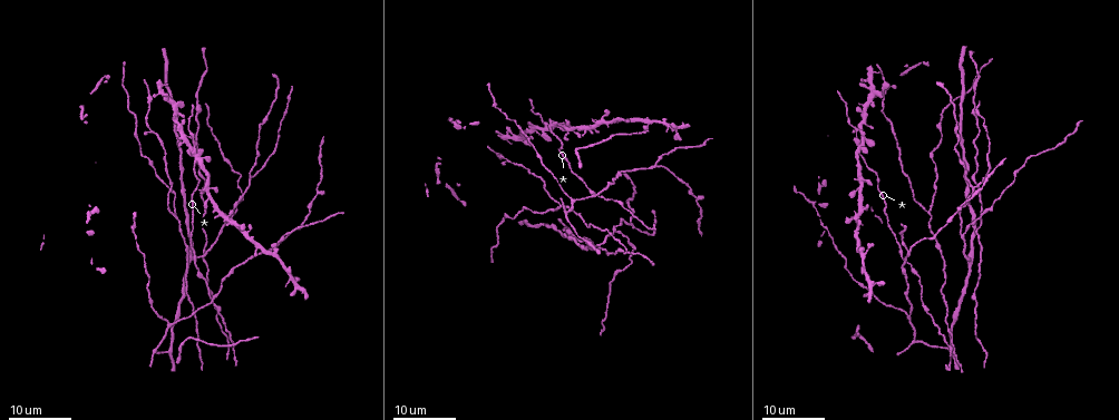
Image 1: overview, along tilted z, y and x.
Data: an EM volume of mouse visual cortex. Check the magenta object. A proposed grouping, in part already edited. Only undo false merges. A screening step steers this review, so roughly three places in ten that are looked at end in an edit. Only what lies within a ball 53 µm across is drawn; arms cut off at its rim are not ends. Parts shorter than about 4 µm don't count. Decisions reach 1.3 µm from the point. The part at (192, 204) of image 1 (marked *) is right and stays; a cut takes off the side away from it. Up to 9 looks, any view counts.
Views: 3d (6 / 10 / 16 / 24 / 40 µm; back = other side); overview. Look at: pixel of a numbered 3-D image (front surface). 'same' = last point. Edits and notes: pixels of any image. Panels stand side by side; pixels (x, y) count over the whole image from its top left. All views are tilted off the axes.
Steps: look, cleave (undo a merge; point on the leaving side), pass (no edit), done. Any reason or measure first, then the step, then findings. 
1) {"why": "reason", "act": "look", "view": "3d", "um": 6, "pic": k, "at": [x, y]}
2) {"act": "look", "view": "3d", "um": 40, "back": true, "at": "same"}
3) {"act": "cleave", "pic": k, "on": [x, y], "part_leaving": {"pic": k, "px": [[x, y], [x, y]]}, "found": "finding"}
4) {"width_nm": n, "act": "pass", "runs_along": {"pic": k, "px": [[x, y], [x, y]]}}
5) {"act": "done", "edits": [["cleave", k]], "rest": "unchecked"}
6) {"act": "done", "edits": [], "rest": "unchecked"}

{"why": "two arms in line, one across", "act": "look", "view": "3d", "um": 24, "pic": 1, "at": [223, 228]}

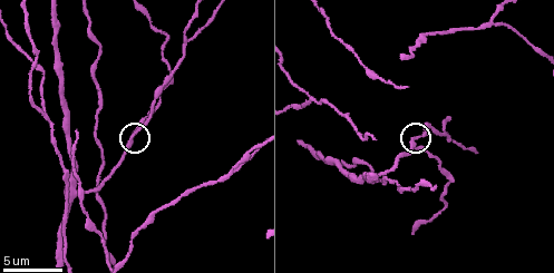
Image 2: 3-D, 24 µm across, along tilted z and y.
{"why": "zoom in", "act": "look", "view": "3d", "um": 6, "pic": 2, "at": [413, 142]}

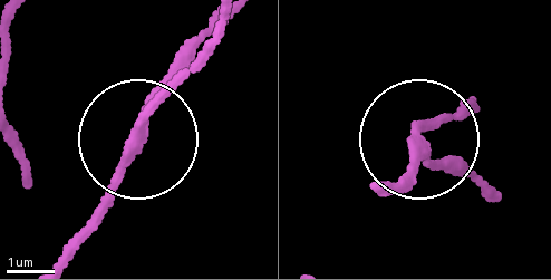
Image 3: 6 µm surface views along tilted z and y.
{"arms": 3, "act": "pass", "runs_along": {"pic": 3, "px": [[385, 198], [400, 189], [414, 142], [475, 181]]}, "found": "all the same cell"}

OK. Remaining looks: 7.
{"why": "three-way junction", "act": "look", "view": "3d", "um": 10, "pic": 2, "at": [188, 42]}

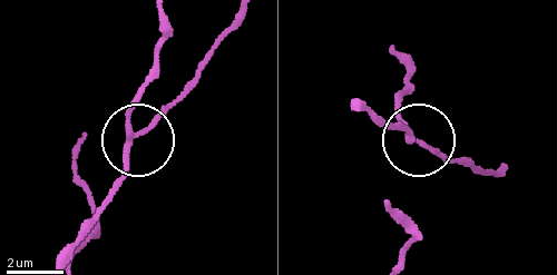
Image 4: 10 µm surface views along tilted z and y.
{"act": "look", "view": "3d", "um": 6, "at": "same"}

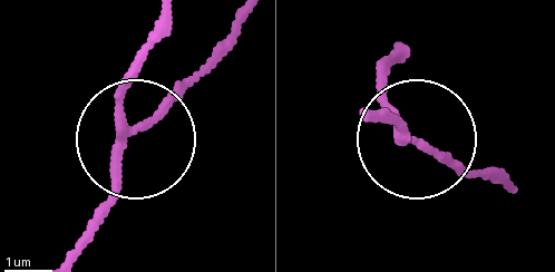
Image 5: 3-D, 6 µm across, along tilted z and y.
{"side_arm_um": 20, "act": "pass", "runs_along": {"pic": 5, "px": [[372, 115], [486, 182]]}, "found": "all the same cell"}

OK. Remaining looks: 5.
{"why": "calibre changes", "act": "look", "view": "3d", "um": 24, "pic": 1, "at": [1022, 165]}

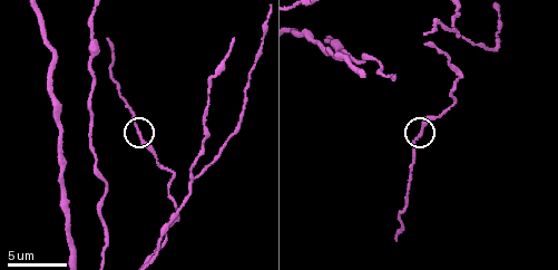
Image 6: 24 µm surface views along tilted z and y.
{"act": "look", "view": "3d", "um": 10, "pic": 6, "at": [422, 131]}

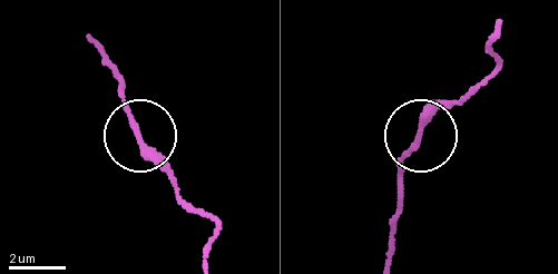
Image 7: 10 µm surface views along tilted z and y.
{"act": "look", "view": "3d", "um": 10, "back": true, "pic": 7, "at": [136, 132]}

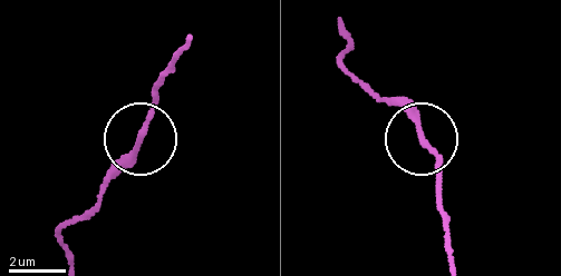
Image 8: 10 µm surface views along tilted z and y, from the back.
{"act": "pass", "runs_along": {"pic": 8, "px": [[348, 36], [342, 68], [412, 120], [438, 180]]}, "found": "all the same cell"}

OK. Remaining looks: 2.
{"why": "side arm on a straight run", "act": "look", "view": "3d", "um": 10, "pic": 2, "at": [48, 118]}

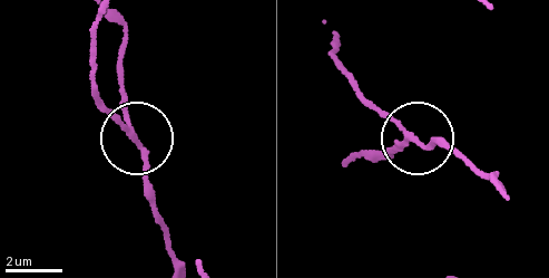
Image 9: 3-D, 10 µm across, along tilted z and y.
{"act": "look", "view": "3d", "um": 6, "pic": 9, "at": [133, 135]}

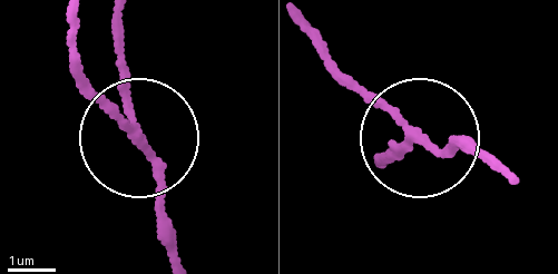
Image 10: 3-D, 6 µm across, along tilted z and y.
{"arms": 3, "act": "pass", "runs_along": {"pic": 10, "px": [[70, 52], [145, 145], [167, 248]]}, "found": "continuous, no second cell"}

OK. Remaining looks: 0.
{"act": "done", "edits": [], "rest": "unchecked"}

